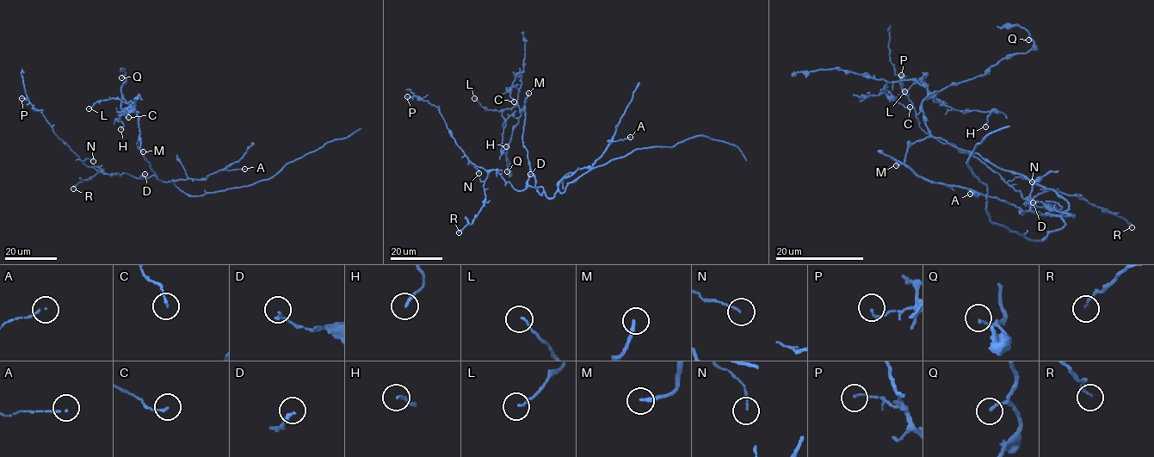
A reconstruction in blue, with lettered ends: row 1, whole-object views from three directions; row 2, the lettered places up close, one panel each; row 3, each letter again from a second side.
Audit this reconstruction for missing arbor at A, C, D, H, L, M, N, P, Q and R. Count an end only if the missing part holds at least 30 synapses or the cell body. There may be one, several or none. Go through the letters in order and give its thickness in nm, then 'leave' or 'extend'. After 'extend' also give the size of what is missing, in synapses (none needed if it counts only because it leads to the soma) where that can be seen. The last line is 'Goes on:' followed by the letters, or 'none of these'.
A: calibre 110 nm; leave
C: calibre 140 nm; leave
D: calibre 160 nm; leave
H: calibre 140 nm; leave
L: calibre 90 nm; leave
M: calibre 200 nm; leave
N: calibre 90 nm; leave
P: calibre 100 nm; leave
Q: calibre 130 nm; leave
R: calibre 110 nm; leave
Goes on: none of these

